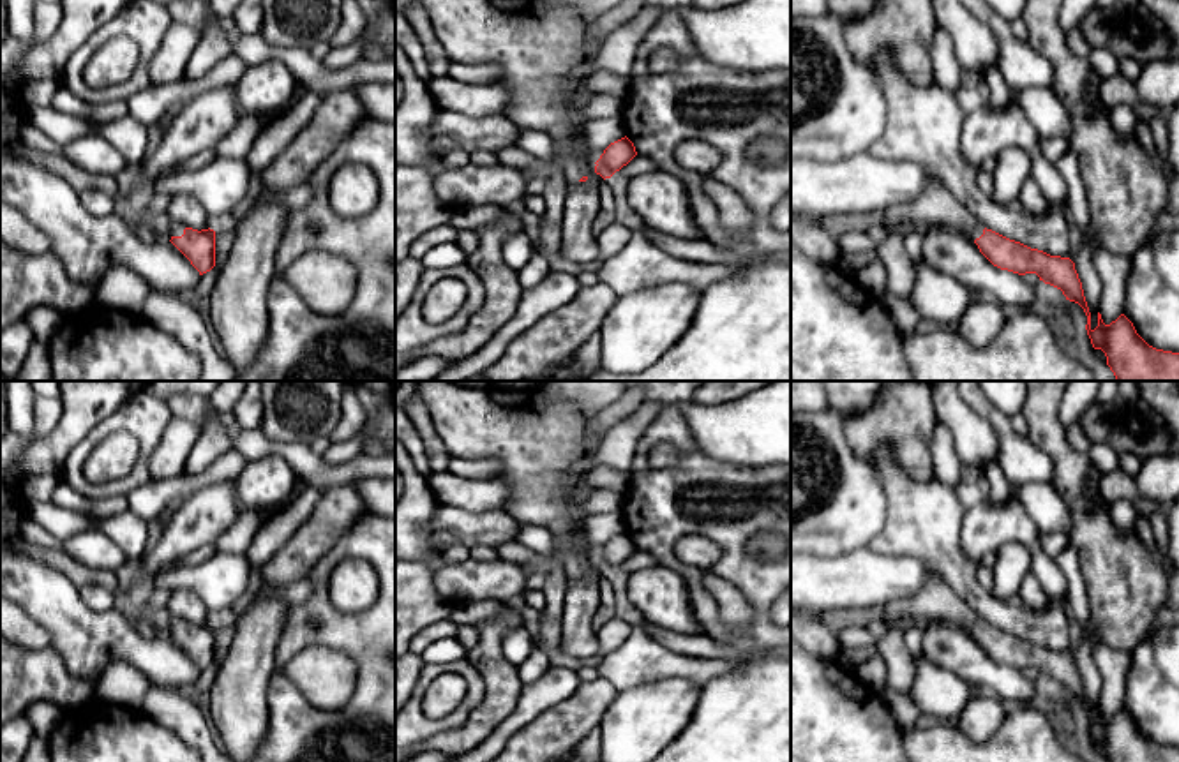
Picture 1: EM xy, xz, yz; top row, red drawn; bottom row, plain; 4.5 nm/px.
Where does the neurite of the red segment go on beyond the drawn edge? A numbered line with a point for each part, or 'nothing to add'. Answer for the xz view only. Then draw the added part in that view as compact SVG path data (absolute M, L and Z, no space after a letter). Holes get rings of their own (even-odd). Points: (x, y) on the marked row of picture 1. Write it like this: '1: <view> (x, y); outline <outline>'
1: xz (537, 46); outline M420 0L436 39L454 64L496 64L501 76L496 83L510 92L505 116L521 129L547 134L556 146L556 168L568 185L577 185L593 173L595 161L579 143L582 123L579 88L568 90L567 78L586 60L582 51L588 21L567 5L545 0Z

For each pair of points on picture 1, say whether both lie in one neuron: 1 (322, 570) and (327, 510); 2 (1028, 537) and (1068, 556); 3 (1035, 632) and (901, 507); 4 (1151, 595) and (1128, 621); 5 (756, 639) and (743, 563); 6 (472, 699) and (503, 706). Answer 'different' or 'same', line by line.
1: different
2: different
3: same
4: same
5: same
6: different

